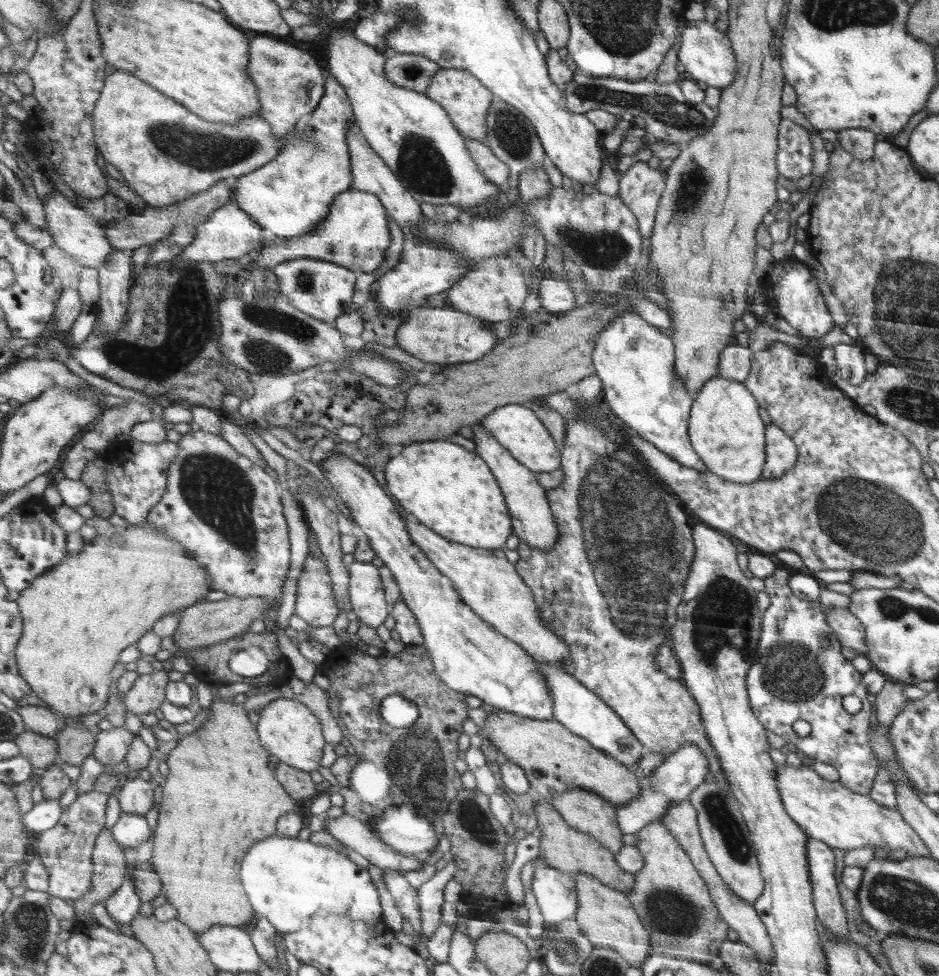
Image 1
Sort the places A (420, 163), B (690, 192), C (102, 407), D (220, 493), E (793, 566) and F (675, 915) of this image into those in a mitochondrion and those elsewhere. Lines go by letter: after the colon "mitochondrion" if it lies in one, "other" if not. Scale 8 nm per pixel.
A: mitochondrion
B: mitochondrion
C: other
D: mitochondrion
E: other
F: mitochondrion

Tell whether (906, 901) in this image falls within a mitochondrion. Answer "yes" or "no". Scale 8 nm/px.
yes

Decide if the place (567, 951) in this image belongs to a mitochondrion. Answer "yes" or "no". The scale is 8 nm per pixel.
yes

